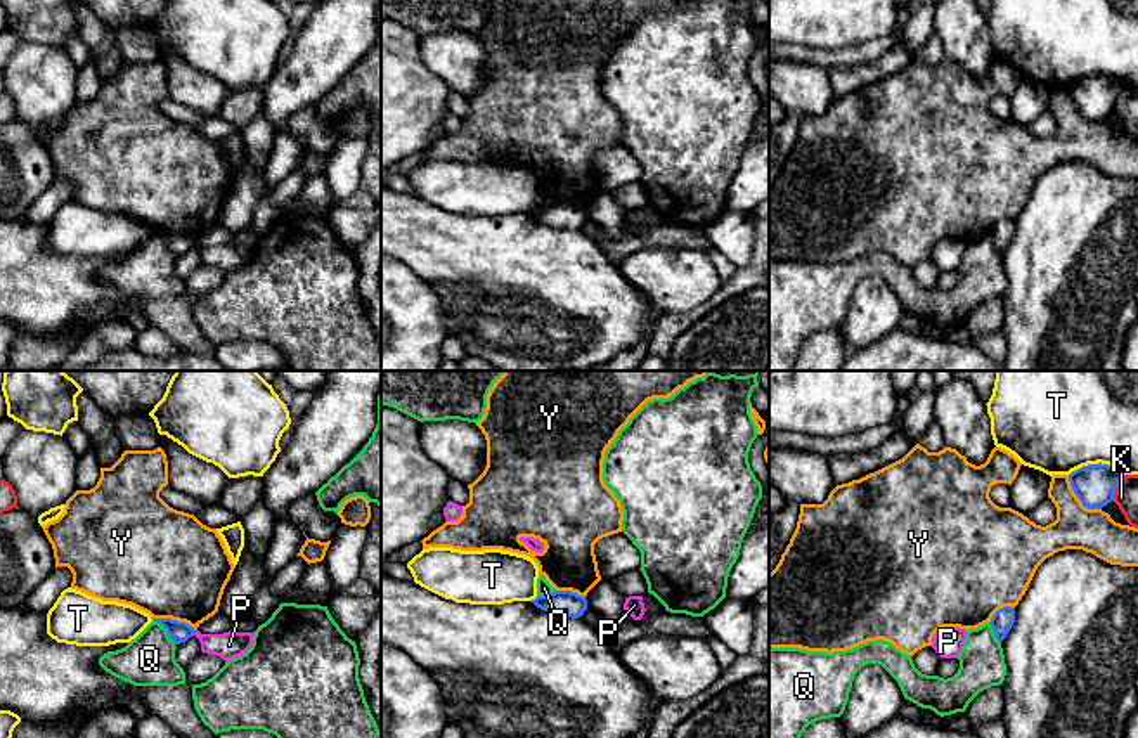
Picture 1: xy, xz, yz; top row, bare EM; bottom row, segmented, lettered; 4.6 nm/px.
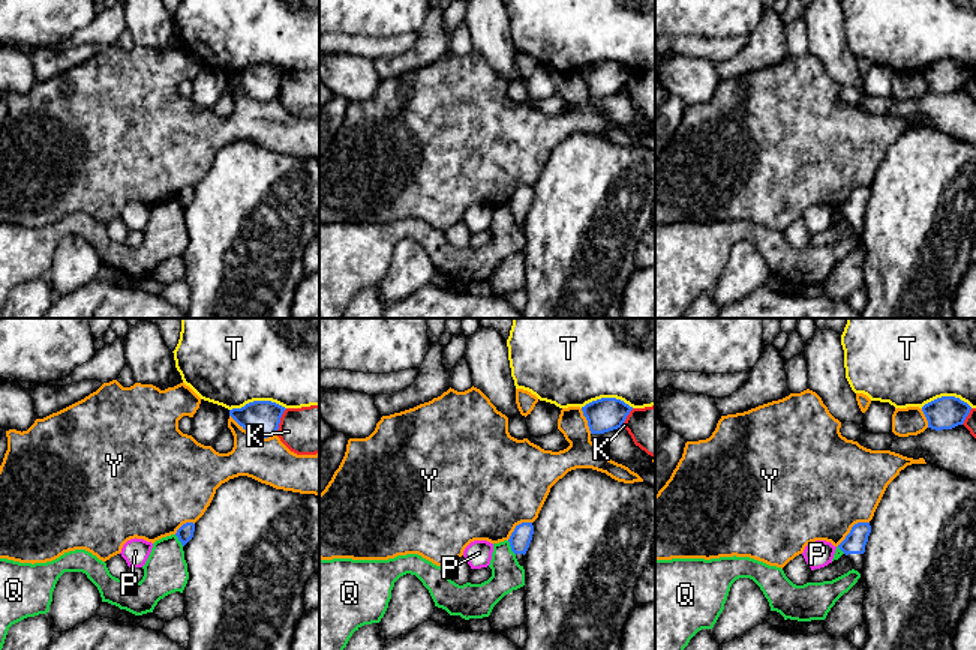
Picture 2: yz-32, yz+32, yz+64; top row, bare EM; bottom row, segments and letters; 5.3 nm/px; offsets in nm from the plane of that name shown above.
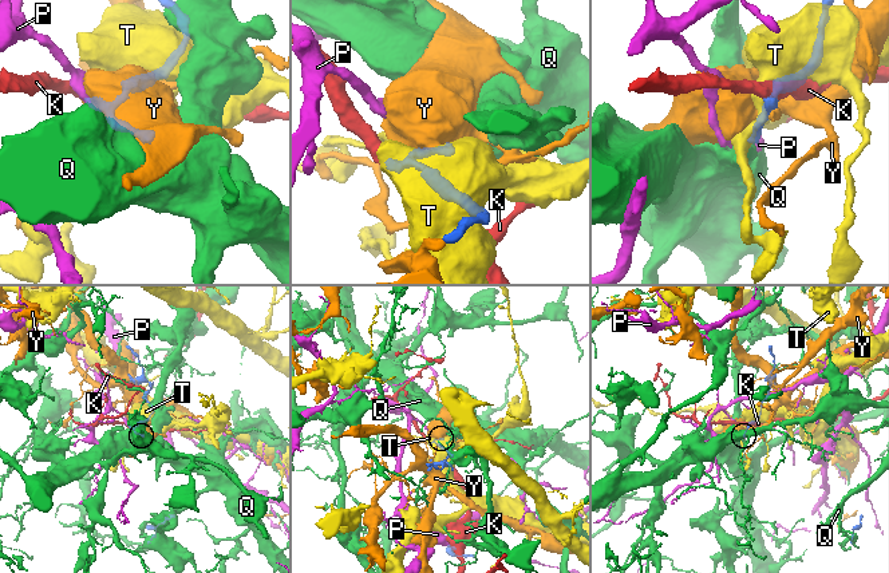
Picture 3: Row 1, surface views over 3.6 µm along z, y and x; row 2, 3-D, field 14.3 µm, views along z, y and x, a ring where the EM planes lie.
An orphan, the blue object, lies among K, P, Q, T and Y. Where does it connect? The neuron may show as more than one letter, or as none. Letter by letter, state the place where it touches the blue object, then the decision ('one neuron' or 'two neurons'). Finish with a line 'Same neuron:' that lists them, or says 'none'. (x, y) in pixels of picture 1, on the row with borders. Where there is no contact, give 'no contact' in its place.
K: yz (1116, 487) | two neurons
P: xy (194, 631) | two neurons
Q: xy (167, 631) | two neurons
T: yz (1099, 463) | two neurons
Y: yz (1078, 498) | two neurons
Same neuron: none

